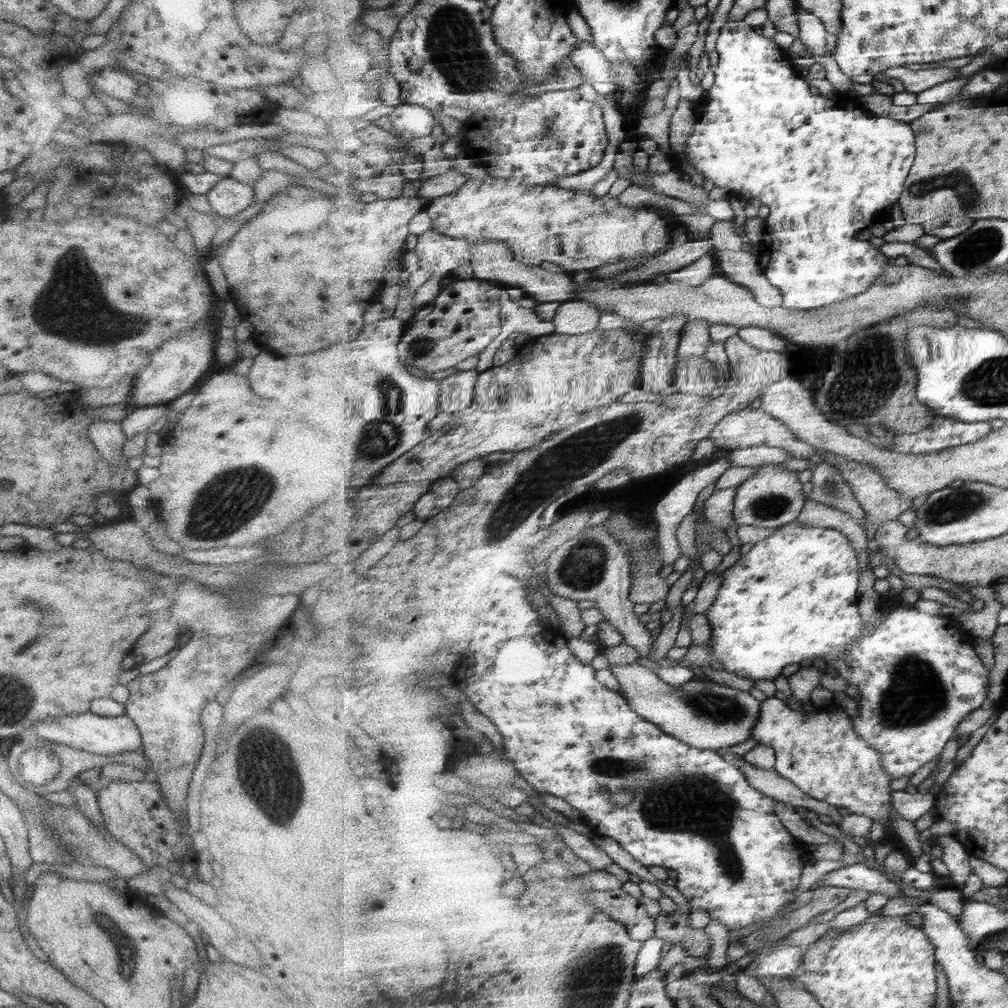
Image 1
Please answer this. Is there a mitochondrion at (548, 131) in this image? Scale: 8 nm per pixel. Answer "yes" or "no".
yes

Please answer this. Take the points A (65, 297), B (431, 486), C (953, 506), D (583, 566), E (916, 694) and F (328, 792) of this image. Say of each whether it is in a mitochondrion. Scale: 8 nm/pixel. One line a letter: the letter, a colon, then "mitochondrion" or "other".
A: mitochondrion
B: other
C: mitochondrion
D: mitochondrion
E: mitochondrion
F: other

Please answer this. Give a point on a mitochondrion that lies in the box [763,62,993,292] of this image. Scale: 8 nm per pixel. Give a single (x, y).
(957, 179)

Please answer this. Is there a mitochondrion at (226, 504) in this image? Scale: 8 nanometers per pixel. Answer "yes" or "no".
yes

